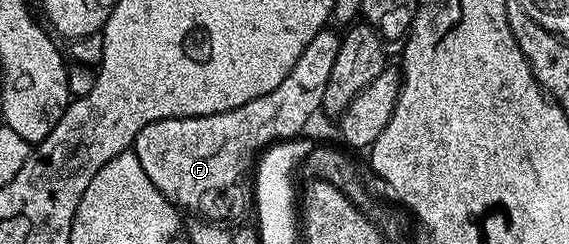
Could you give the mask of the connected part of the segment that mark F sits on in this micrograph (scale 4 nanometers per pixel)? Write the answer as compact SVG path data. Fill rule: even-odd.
M324 27L320 33L313 35L309 47L301 51L301 59L269 91L269 95L261 95L257 99L249 99L249 103L241 103L241 107L233 107L233 111L225 111L217 115L204 117L170 117L157 123L149 123L149 127L141 127L137 135L133 152L141 159L141 168L149 175L149 183L165 195L180 210L195 213L196 218L210 223L228 223L239 221L250 214L253 209L253 166L263 150L279 141L289 141L300 136L303 128L311 121L311 116L322 110L325 99L325 83L329 83L329 74L333 71L333 62L337 59L340 34L334 33L331 27Z

